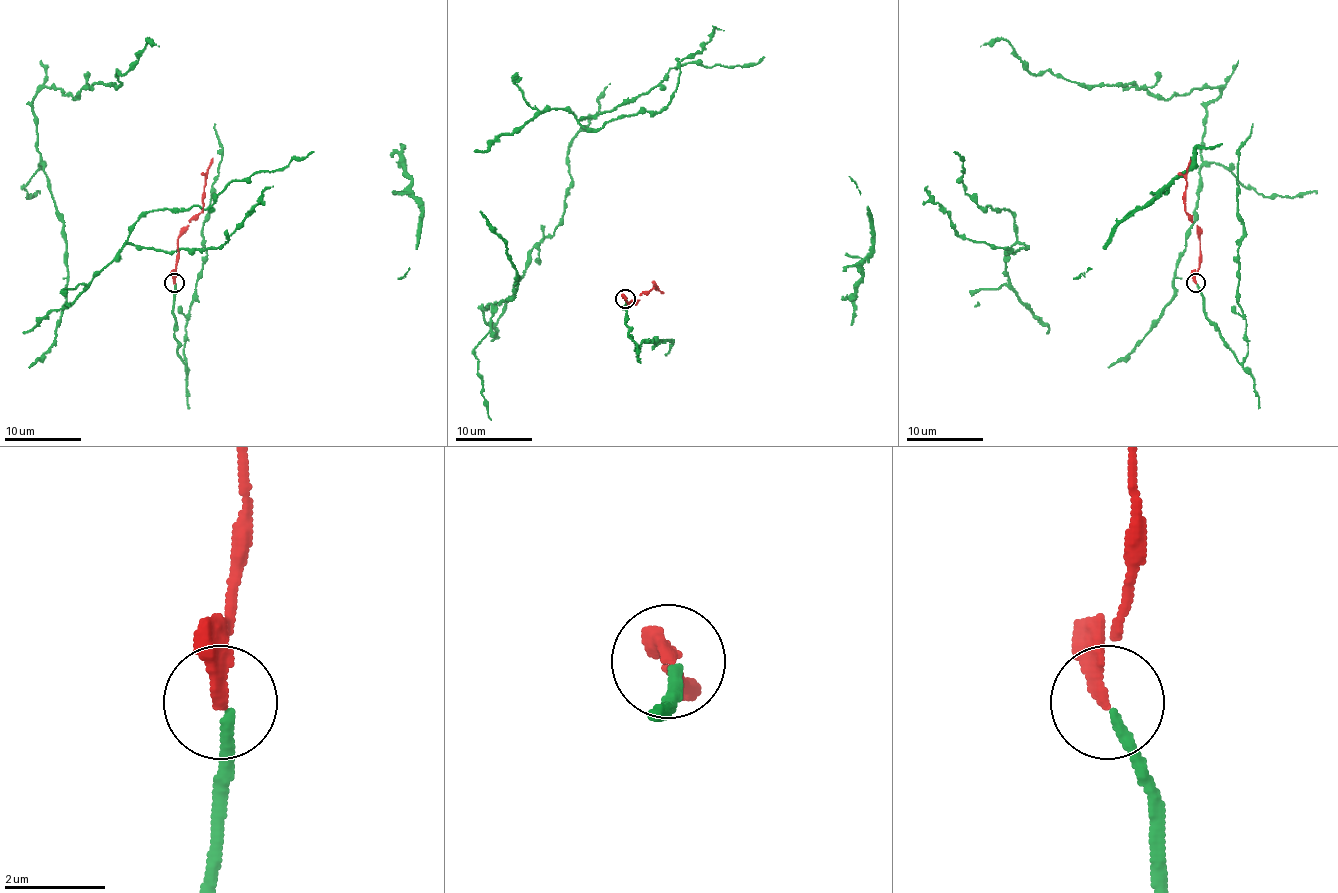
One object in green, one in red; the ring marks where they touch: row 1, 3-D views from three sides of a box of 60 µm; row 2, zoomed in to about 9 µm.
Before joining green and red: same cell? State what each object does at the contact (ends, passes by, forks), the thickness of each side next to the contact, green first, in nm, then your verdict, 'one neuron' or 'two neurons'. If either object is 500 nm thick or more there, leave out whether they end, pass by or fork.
green ends; red ends; calibres 190 and 280 nm; one neuron

